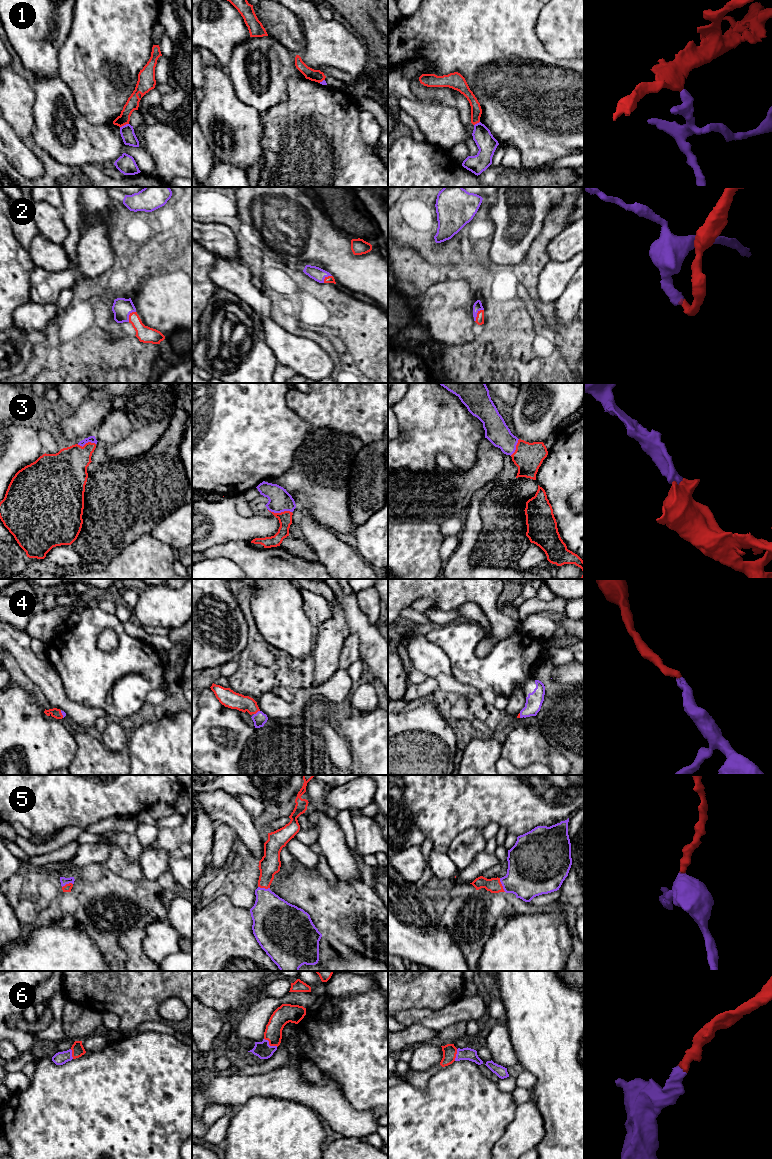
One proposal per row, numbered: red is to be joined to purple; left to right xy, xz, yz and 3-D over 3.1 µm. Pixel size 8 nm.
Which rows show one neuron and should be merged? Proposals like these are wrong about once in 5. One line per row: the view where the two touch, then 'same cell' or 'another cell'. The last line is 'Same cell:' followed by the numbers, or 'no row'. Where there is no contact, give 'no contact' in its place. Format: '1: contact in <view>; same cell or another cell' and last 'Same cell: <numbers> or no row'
1: contact in xy; another cell
2: contact in yz; same cell
3: contact in xz; same cell
4: contact in xz; same cell
5: contact in yz; same cell
6: contact in xz; same cell
Same cell: 2, 3, 4, 5, 6

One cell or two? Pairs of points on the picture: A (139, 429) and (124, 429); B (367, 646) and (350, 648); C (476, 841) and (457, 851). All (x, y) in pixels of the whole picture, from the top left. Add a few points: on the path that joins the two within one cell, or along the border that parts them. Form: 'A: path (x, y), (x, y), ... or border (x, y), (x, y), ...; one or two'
A: border (126, 413), (131, 424), (131, 432), (114, 444); two
B: border (350, 634), (358, 639), (360, 657); two
C: path (471, 842), (462, 851); one

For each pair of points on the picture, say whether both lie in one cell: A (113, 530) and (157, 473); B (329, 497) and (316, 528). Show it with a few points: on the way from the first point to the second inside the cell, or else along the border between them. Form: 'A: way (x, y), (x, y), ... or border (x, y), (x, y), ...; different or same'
A: way (119, 516), (147, 487); same
B: border (301, 508), (307, 509), (316, 520), (324, 525); different

